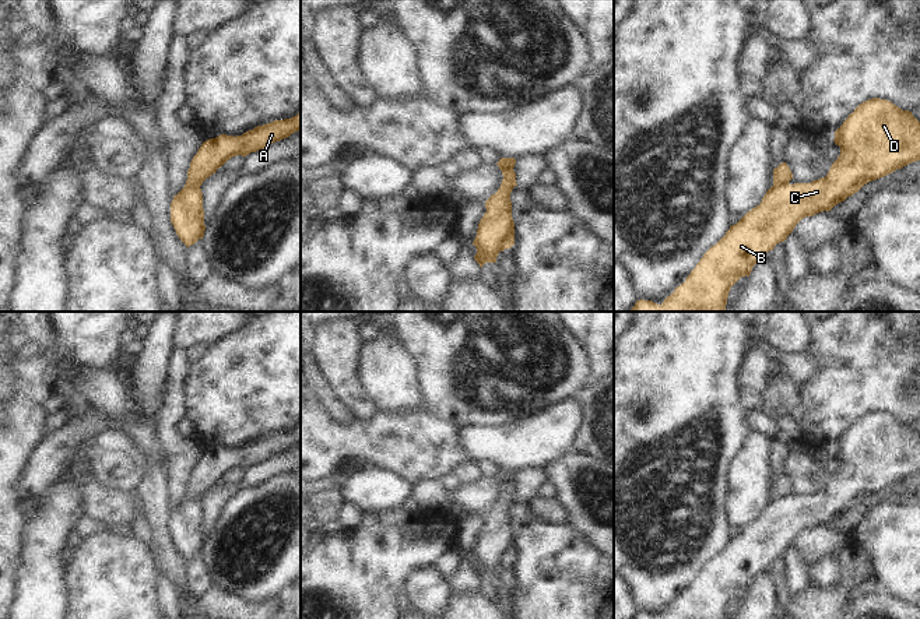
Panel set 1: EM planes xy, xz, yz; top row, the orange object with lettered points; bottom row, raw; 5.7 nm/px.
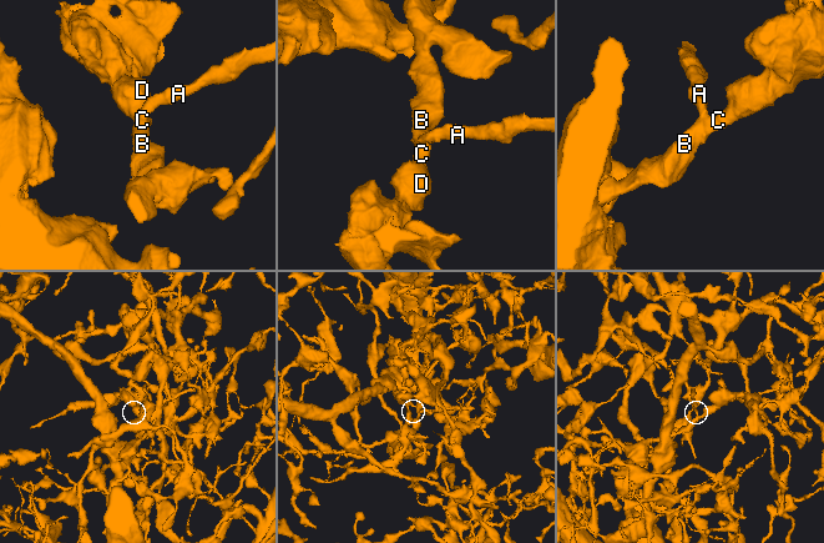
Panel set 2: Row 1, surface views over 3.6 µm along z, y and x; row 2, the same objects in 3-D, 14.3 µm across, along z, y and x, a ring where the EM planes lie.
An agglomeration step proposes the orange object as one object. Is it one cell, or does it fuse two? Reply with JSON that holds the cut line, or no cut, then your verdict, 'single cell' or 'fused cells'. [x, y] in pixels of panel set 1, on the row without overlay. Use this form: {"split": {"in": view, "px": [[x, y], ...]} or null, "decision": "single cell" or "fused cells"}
{"split": {"in": "yz", "px": [[787, 495], [773, 498]]}, "decision": "fused cells"}

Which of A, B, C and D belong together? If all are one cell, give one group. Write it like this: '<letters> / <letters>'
A / B C D

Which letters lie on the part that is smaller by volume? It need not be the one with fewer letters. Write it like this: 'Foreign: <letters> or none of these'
Foreign: A.

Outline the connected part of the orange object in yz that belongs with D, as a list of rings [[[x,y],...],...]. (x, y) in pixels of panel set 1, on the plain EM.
[[[872,411],[860,416],[835,444],[833,454],[840,460],[840,468],[825,490],[811,496],[773,497],[761,517],[730,539],[661,618],[640,612],[635,619],[726,619],[731,599],[741,590],[749,590],[759,571],[784,555],[803,531],[831,524],[868,495],[920,474],[920,435],[912,425],[902,423],[886,412]]]

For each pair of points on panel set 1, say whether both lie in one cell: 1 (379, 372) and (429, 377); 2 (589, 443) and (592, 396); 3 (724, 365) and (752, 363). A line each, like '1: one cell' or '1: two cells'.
1: two cells
2: one cell
3: two cells

